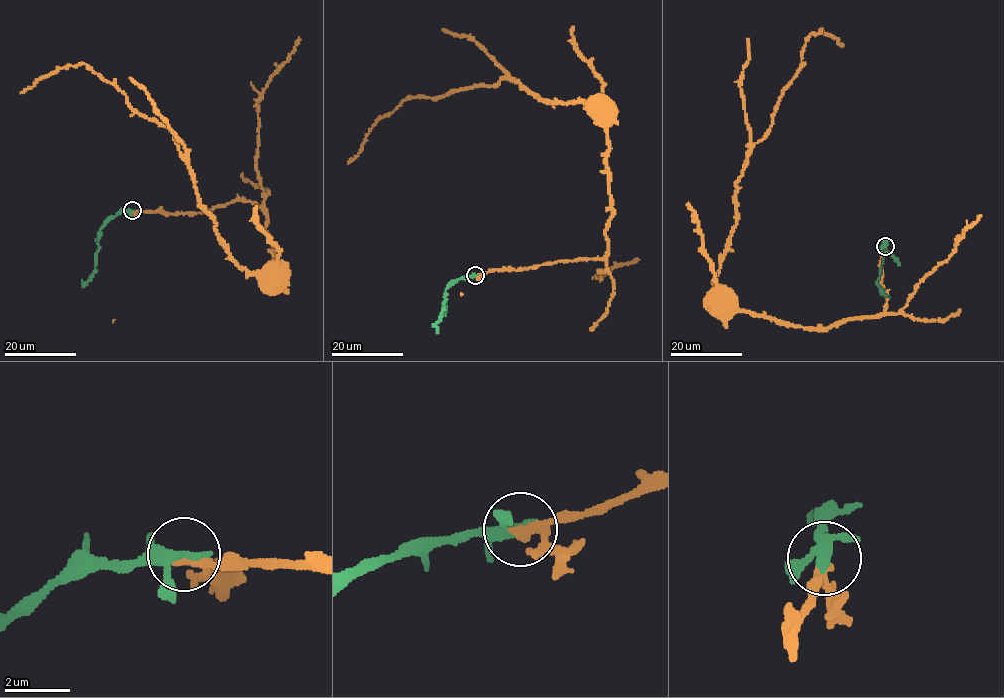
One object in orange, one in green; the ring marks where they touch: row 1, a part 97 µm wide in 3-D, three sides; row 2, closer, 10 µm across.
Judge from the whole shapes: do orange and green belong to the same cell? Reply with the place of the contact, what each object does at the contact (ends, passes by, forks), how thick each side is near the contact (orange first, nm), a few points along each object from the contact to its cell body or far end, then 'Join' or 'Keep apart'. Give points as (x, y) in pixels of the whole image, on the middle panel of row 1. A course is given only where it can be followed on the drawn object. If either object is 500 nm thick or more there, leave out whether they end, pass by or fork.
Place: (475, 275). At the ring orange passes by. At the ring green forks. Thickness 240 nm (orange) against 280 nm. Course of orange: (476, 276), (606, 255), (606, 131), (584, 102), (541, 100), (506, 77), (405, 99), (377, 119), (348, 163). Course of green: (476, 276), (463, 277), (447, 287), (444, 309), (436, 323), (437, 333). Join

